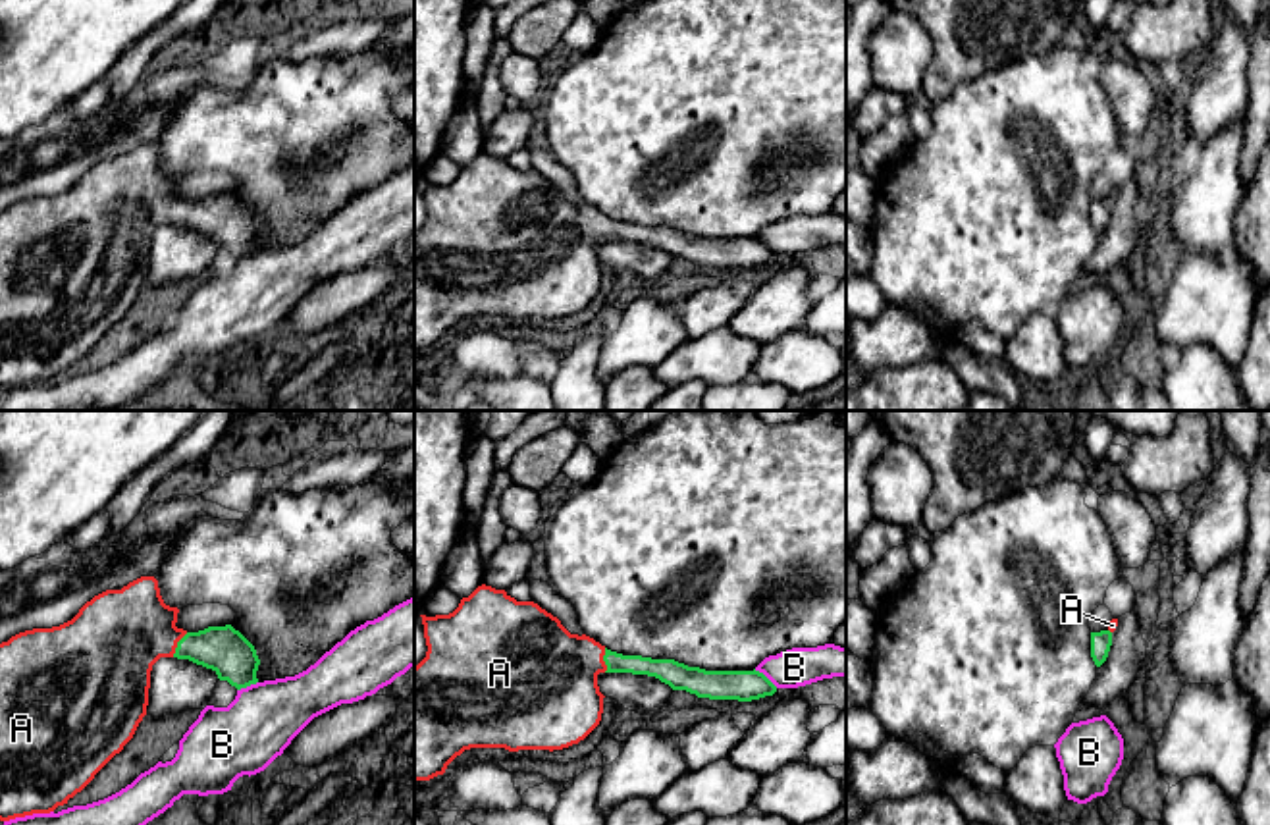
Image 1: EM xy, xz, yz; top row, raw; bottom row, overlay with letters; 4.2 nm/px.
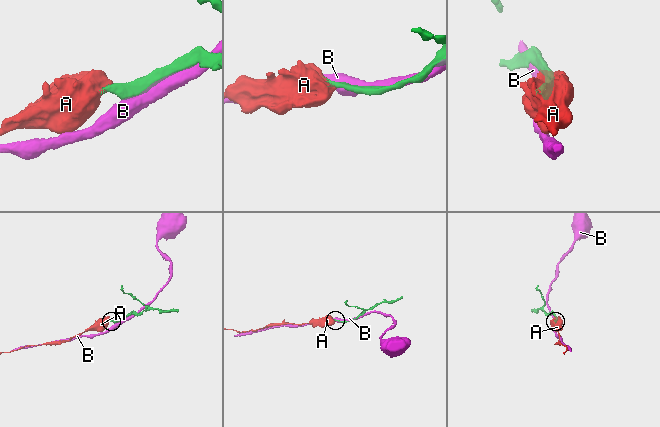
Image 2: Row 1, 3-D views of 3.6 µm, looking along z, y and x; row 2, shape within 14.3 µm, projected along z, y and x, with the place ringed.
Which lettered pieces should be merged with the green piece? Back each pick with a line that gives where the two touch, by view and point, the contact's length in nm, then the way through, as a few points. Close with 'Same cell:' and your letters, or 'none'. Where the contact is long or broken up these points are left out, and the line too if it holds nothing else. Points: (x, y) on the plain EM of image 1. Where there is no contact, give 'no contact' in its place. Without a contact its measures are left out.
A: meets green in xy at (178, 212); contact 120 nm long; runs through xy (224, 218), (178, 212), (155, 203), (120, 203)
Same cell: A

